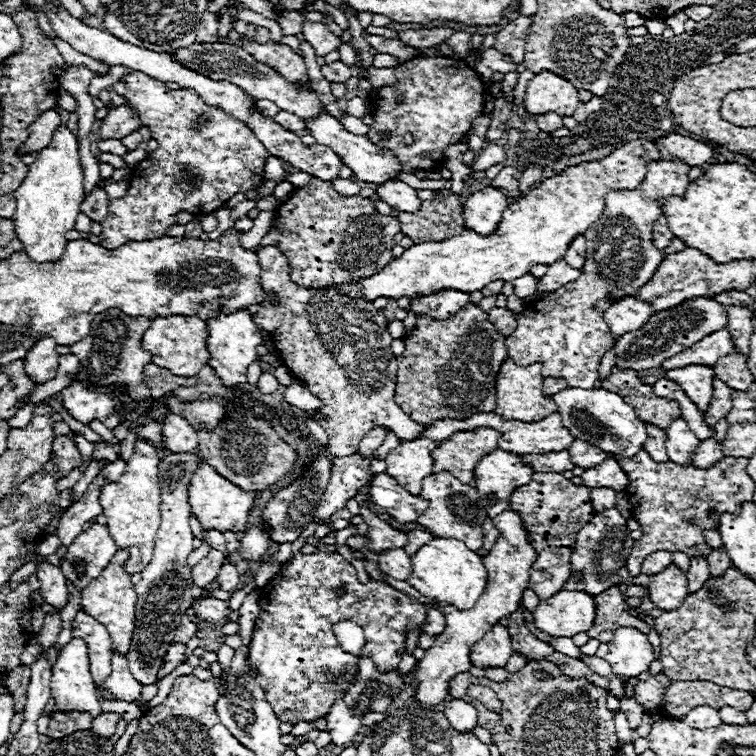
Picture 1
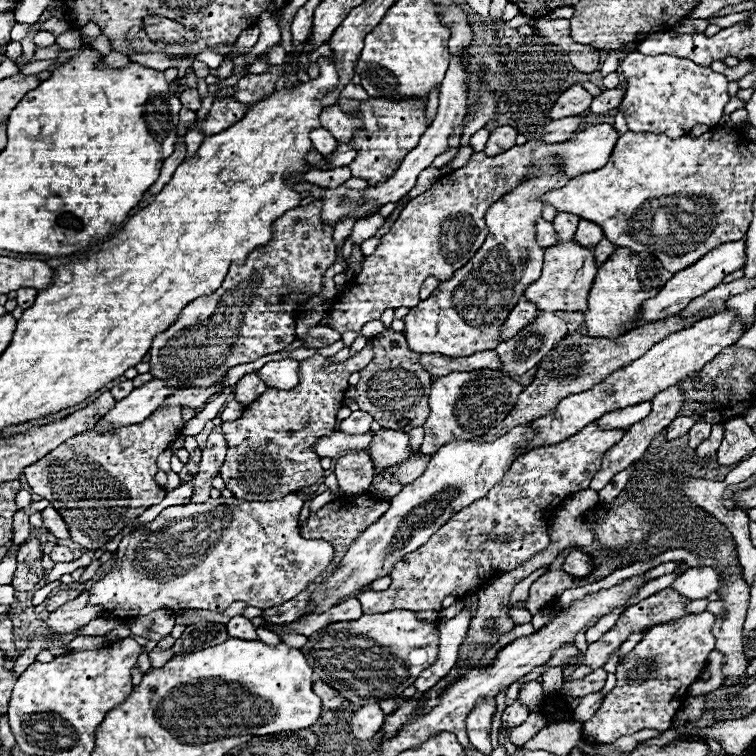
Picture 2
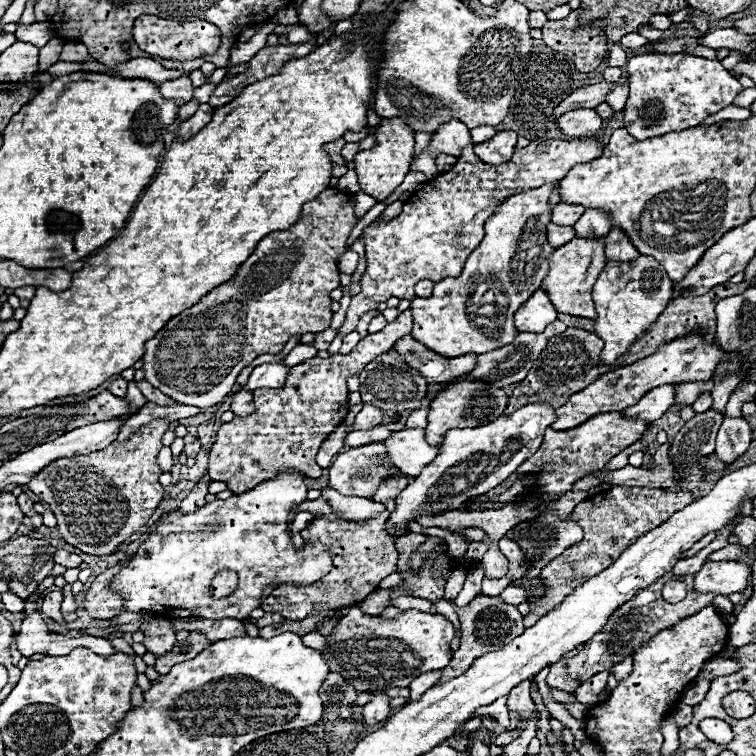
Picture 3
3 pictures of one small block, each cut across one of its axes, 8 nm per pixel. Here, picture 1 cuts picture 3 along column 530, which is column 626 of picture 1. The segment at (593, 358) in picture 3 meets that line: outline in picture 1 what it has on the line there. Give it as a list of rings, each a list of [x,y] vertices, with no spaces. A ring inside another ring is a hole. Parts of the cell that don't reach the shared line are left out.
[[[618,366],[612,368],[610,376],[602,380],[600,384],[606,390],[618,392],[626,404],[632,404],[634,412],[638,412],[642,422],[656,424],[658,428],[668,428],[668,424],[680,416],[680,408],[676,400],[666,400],[654,394],[650,384],[644,384],[638,376],[638,372],[622,370]]]

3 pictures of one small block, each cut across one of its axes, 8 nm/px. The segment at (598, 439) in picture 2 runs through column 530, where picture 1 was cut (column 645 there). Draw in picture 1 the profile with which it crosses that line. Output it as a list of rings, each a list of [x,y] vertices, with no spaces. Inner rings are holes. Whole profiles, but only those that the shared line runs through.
[[[646,450],[636,452],[634,458],[626,458],[626,456],[614,456],[618,460],[618,464],[622,466],[622,470],[628,474],[630,484],[626,486],[626,496],[632,504],[632,516],[638,520],[638,524],[642,526],[642,538],[634,542],[634,548],[630,552],[628,558],[628,572],[630,576],[638,576],[640,574],[640,564],[644,562],[644,558],[652,552],[658,550],[668,550],[668,552],[676,552],[682,550],[688,556],[704,556],[708,558],[708,554],[712,552],[712,548],[704,542],[702,530],[708,528],[718,528],[718,516],[722,512],[736,512],[740,502],[748,502],[752,500],[754,494],[754,480],[748,476],[746,466],[748,466],[748,458],[734,458],[734,456],[724,456],[718,464],[710,466],[710,468],[696,468],[694,464],[674,464],[674,462],[654,462],[650,458],[650,454],[646,454]],[[710,510],[716,510],[718,514],[714,518],[708,518]]]

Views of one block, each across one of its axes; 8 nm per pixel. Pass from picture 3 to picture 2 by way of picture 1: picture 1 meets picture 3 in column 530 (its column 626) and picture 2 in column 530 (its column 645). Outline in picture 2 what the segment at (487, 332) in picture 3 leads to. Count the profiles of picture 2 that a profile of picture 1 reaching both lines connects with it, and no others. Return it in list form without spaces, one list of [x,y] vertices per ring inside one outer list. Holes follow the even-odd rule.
[[[552,158],[542,160],[536,176],[524,180],[516,192],[492,204],[486,212],[488,236],[476,256],[464,268],[456,270],[450,280],[444,280],[430,298],[410,308],[404,318],[404,336],[410,350],[458,358],[484,348],[494,350],[502,342],[500,326],[508,318],[508,312],[520,302],[526,286],[540,276],[544,248],[536,242],[536,222],[542,216],[541,198],[548,190],[562,188],[568,182],[554,164],[556,160]]]

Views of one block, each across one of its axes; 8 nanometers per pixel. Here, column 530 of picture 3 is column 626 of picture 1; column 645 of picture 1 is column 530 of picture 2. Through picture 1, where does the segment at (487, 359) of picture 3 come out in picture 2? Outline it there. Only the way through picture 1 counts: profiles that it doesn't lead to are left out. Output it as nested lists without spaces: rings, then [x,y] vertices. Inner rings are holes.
[[[540,314],[534,324],[518,332],[518,336],[500,342],[496,354],[500,356],[504,376],[522,376],[534,368],[550,350],[552,344],[560,342],[566,336],[566,324],[554,314]]]

